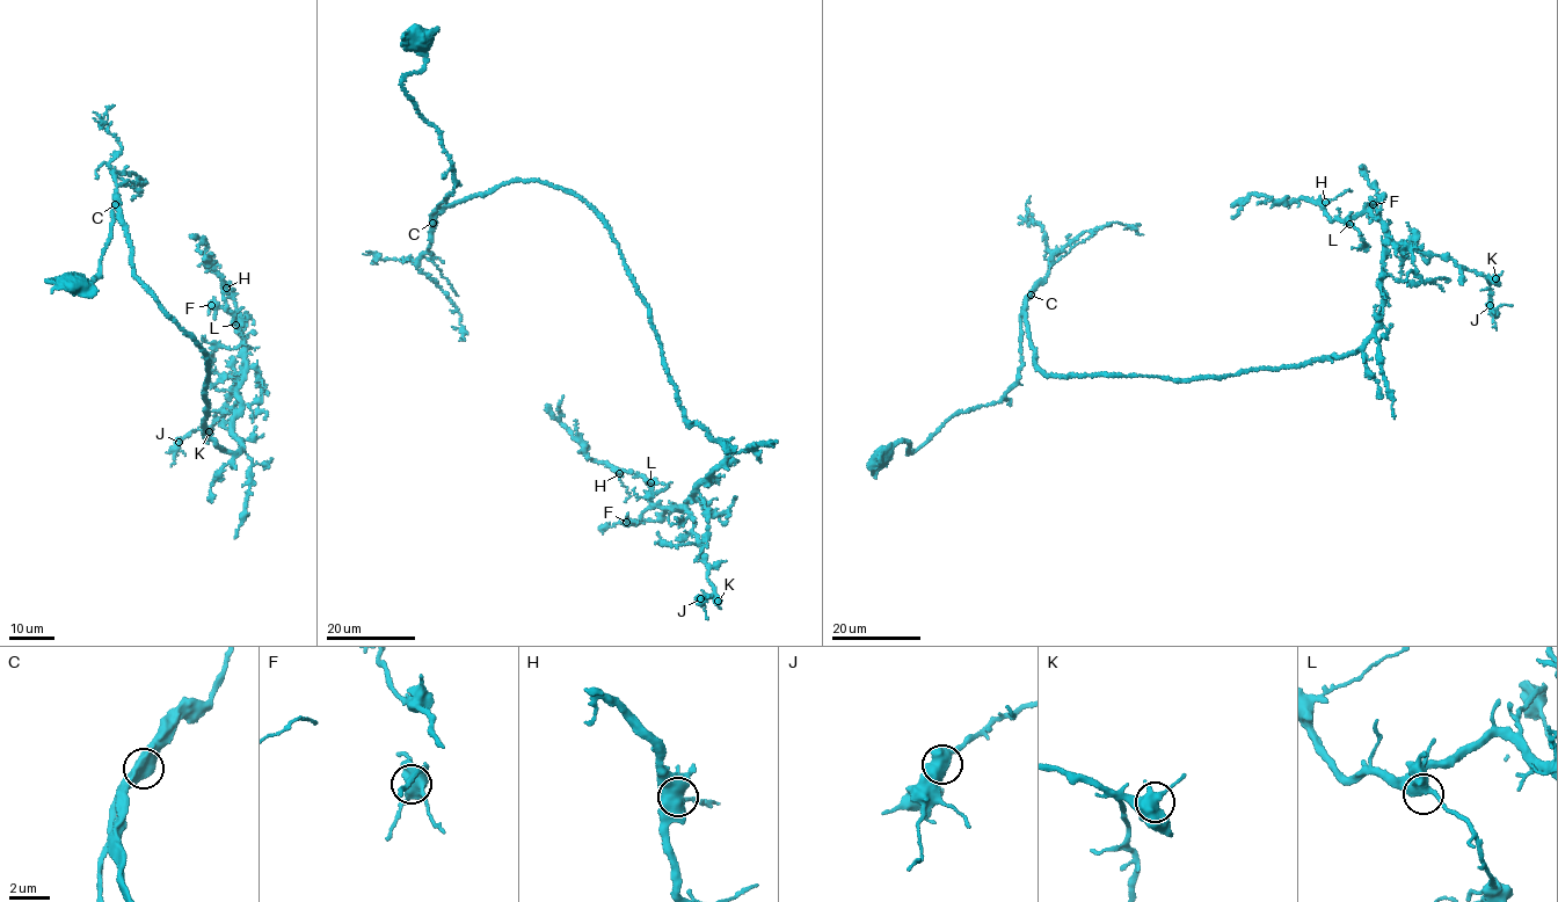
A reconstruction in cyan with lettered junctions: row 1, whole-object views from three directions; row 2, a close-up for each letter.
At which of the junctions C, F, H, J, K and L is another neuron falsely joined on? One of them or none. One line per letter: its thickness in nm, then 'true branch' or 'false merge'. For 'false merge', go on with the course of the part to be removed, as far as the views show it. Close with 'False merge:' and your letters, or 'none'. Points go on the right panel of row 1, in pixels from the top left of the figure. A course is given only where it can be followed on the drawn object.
C: 700 nm thick; true branch
F: 600 nm thick; true branch
H: 500 nm thick; true branch
J: 600 nm thick; true branch
K: 650 nm thick; true branch
L: 550 nm thick; true branch
False merge: none

